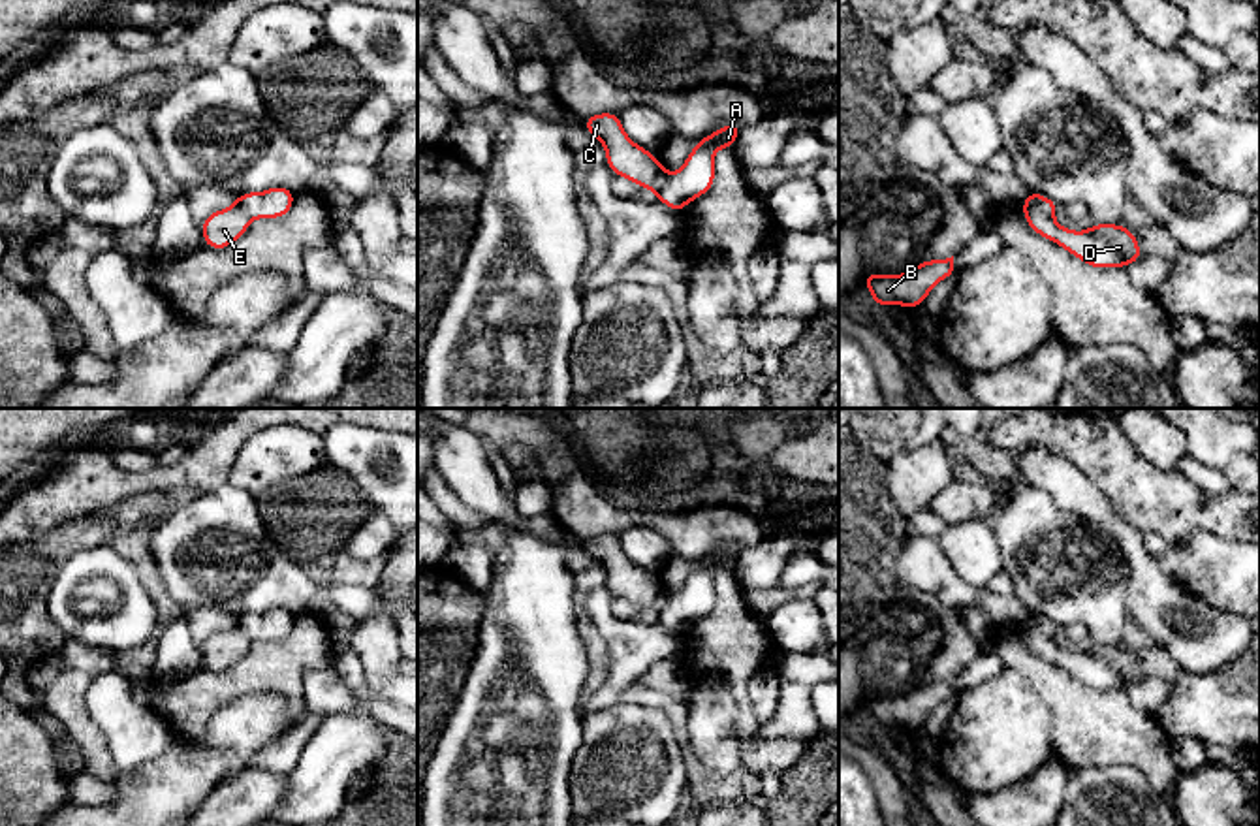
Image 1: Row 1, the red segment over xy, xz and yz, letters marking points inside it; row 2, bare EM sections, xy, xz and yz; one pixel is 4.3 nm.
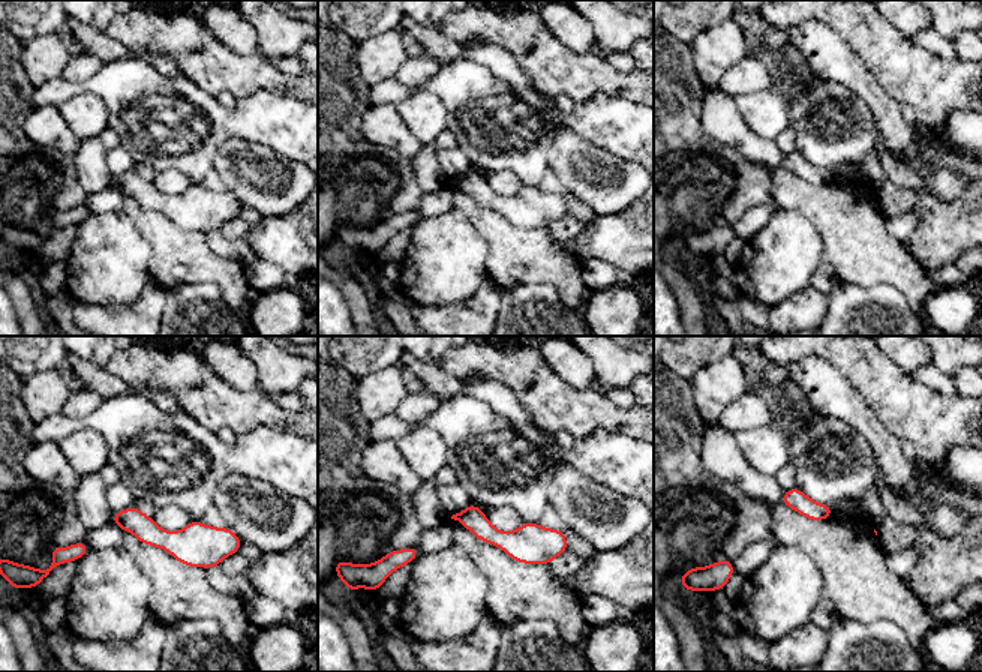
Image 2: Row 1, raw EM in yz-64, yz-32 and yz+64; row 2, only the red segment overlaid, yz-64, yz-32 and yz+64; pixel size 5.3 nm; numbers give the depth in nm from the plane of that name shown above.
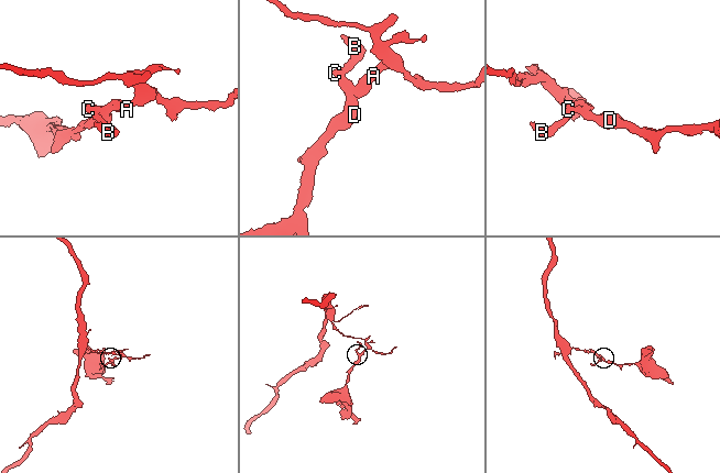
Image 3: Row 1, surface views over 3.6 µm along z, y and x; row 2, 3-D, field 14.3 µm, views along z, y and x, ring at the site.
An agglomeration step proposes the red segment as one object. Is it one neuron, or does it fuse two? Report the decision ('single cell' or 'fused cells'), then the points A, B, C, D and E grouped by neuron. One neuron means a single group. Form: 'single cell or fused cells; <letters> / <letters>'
fused cells; A / B C D E

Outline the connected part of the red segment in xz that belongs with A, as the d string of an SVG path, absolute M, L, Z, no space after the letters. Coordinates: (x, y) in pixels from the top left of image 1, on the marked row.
M724 124L711 135L696 141L683 167L675 173L668 173L658 201L681 213L692 199L707 194L717 177L715 151L732 149L741 130L741 124Z

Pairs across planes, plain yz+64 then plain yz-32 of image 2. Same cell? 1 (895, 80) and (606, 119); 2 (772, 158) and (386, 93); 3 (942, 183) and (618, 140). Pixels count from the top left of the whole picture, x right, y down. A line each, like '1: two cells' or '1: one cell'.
1: two cells
2: two cells
3: two cells

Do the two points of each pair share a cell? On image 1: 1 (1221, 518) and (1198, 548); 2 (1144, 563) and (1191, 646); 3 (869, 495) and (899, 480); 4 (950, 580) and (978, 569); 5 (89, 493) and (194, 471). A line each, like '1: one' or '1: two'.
1: two
2: one
3: two
4: two
5: one

